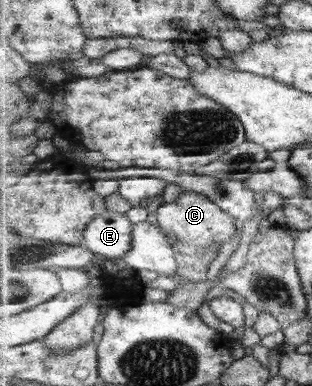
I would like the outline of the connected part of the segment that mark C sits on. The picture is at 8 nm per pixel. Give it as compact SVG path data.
M184 191L172 202L155 204L158 225L163 229L175 248L175 258L179 263L177 275L197 282L205 281L209 264L205 262L205 251L209 245L219 241L219 245L235 236L240 226L235 224L235 217L227 214L218 204L203 194Z

